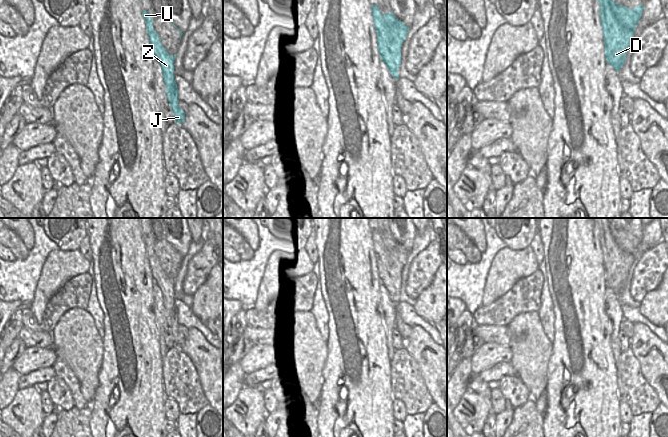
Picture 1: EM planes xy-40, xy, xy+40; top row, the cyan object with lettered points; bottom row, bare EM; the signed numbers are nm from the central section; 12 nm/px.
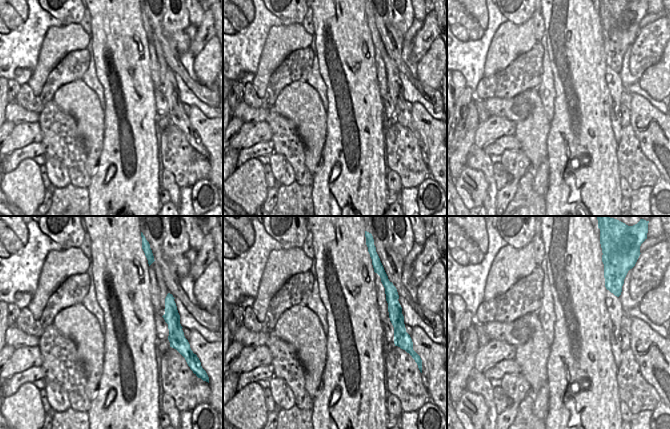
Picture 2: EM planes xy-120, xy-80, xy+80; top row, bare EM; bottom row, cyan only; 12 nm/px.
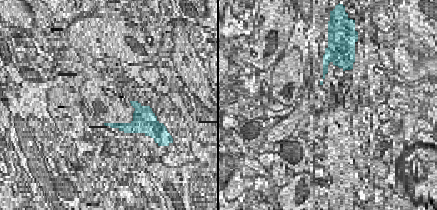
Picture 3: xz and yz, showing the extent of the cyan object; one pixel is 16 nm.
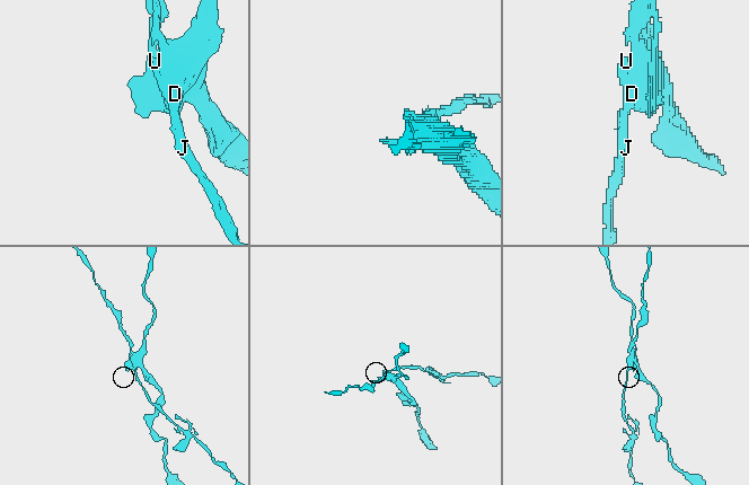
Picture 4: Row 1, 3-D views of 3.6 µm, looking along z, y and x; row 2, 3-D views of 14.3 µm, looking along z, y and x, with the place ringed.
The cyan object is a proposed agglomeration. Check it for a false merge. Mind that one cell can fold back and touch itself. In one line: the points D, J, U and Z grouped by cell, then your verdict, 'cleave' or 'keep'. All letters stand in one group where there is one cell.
groups D / J U Z; cleave

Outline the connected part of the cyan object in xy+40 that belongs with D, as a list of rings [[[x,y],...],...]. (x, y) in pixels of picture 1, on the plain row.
[[[612,222],[610,223],[610,230],[616,243],[628,254],[622,267],[617,267],[613,263],[604,261],[606,286],[618,296],[625,286],[629,268],[634,262],[634,254],[642,240],[644,230],[639,229],[629,233],[623,229],[618,229]]]

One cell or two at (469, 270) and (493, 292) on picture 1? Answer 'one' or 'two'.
two

